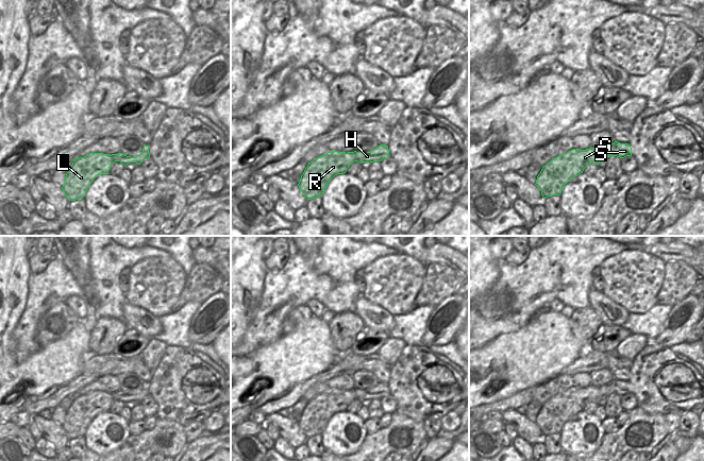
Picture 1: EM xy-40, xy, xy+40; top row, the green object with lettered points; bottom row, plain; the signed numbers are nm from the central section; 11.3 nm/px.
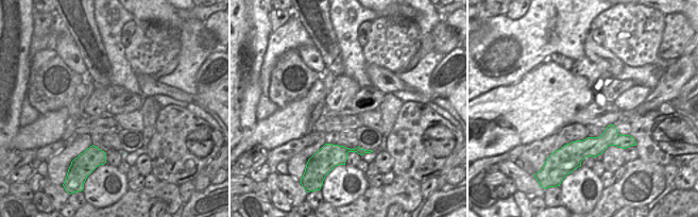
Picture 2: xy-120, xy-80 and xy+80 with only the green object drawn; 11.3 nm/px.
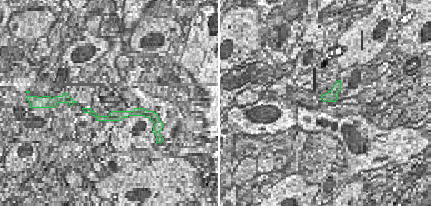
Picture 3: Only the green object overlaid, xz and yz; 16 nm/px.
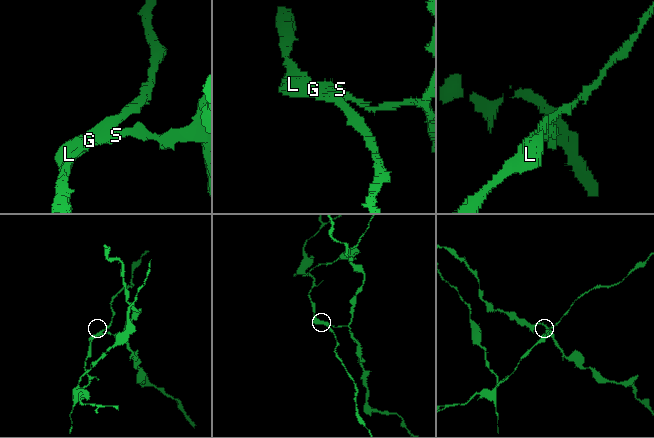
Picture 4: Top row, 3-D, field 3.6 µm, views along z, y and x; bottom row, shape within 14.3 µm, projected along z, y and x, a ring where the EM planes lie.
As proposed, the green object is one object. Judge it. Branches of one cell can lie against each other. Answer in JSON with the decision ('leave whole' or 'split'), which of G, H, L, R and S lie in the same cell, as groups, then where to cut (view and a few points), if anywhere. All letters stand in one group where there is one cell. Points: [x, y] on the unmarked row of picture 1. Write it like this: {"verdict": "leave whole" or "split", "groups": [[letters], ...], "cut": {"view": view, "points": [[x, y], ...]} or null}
{"verdict": "split", "groups": [["G", "L", "R"], ["H", "S"]], "cut": {"view": "xy+40", "points": [[604, 386], [601, 391], [606, 395]]}}

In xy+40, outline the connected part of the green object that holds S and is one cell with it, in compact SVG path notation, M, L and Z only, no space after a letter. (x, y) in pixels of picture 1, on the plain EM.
M615 379L602 388L601 392L605 395L617 394L624 396L626 394L632 394L632 386L628 381L620 381Z

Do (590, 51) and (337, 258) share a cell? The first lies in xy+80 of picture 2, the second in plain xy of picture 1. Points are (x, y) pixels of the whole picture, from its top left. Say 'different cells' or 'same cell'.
different cells

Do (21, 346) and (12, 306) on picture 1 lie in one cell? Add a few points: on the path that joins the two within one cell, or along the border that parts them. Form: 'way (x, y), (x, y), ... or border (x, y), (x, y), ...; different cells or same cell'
border (26, 302), (26, 307), (13, 333), (13, 349); different cells

